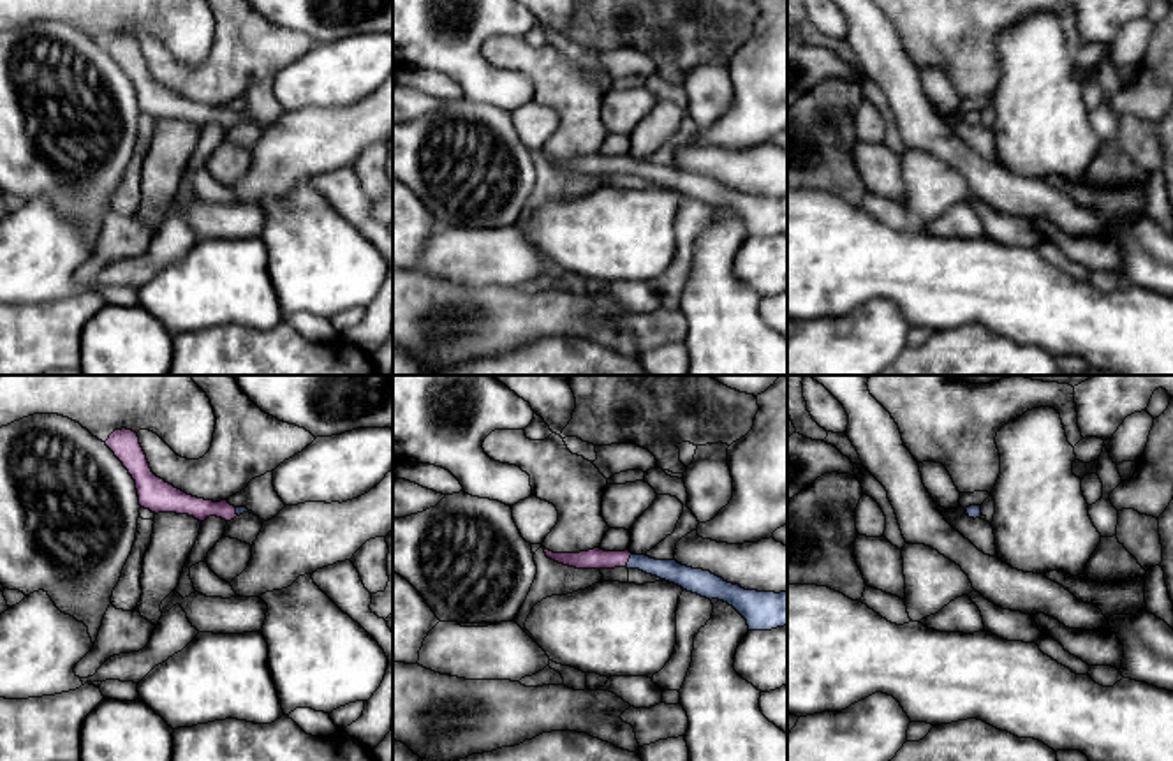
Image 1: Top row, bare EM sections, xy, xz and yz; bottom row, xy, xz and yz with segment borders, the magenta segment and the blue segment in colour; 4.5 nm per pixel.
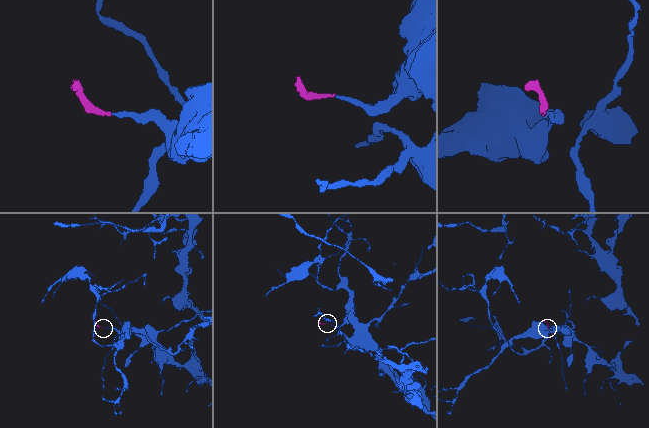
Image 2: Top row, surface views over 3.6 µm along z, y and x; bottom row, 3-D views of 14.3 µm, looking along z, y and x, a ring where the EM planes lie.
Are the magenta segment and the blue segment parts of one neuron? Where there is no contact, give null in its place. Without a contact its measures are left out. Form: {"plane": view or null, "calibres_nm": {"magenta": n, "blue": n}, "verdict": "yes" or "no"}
{"plane": "xz", "calibres_nm": {"magenta": 100, "blue": 100}, "verdict": "yes"}

